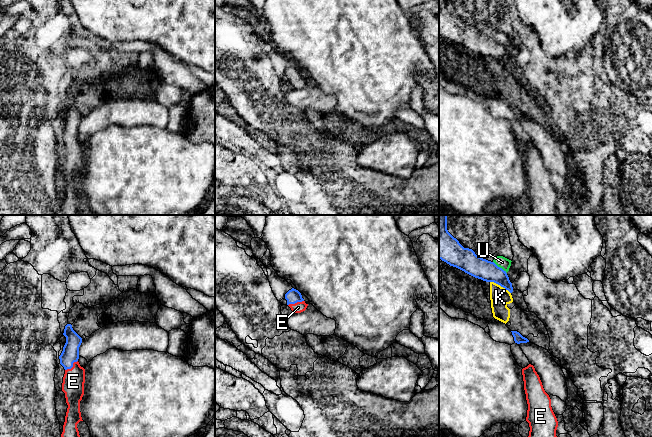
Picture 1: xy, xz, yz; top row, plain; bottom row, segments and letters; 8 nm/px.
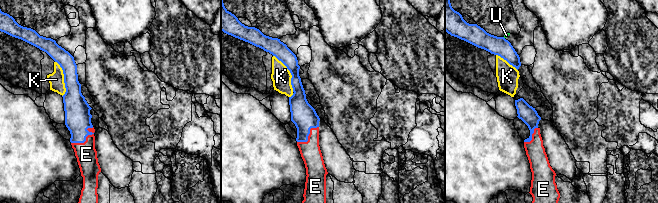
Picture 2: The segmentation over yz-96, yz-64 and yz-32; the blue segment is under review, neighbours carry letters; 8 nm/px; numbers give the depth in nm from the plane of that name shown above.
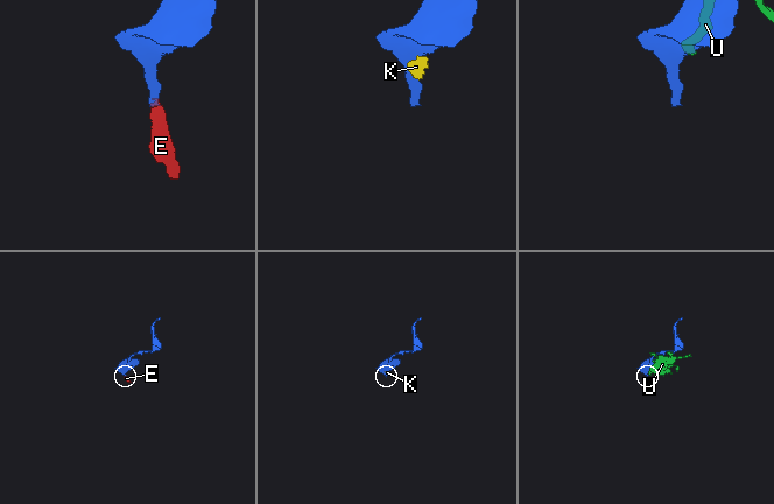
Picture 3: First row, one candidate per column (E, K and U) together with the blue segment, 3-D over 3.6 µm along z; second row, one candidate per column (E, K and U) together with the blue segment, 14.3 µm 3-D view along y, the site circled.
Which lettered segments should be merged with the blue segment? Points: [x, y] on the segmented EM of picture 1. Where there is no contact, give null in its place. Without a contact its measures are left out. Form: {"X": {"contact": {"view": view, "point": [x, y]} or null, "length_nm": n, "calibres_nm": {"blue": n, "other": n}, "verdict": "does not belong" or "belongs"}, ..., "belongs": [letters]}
{"E": {"contact": {"view": "xy", "point": [72, 366]}, "length_nm": 130, "calibres_nm": {"blue": 140, "other": 180}, "verdict": "belongs"}, "K": {"contact": {"view": "yz", "point": [500, 285]}, "length_nm": 190, "calibres_nm": {"blue": 170, "other": 160}, "verdict": "does not belong"}, "U": {"contact": {"view": "yz", "point": [499, 267]}, "length_nm": 150, "calibres_nm": {"blue": 170, "other": 90}, "verdict": "does not belong"}, "belongs": ["E"]}

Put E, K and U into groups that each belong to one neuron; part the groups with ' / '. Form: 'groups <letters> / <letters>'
groups E / K / U

